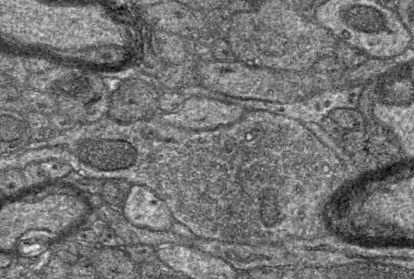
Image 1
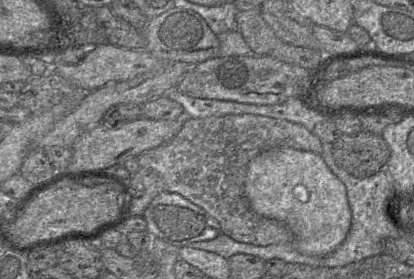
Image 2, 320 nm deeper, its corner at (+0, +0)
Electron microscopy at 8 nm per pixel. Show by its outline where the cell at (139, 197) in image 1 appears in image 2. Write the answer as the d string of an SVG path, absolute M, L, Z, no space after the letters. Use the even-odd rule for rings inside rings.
M163 191L145 209L142 217L147 222L147 232L178 248L190 242L209 241L221 234L217 221L201 207L178 193Z

